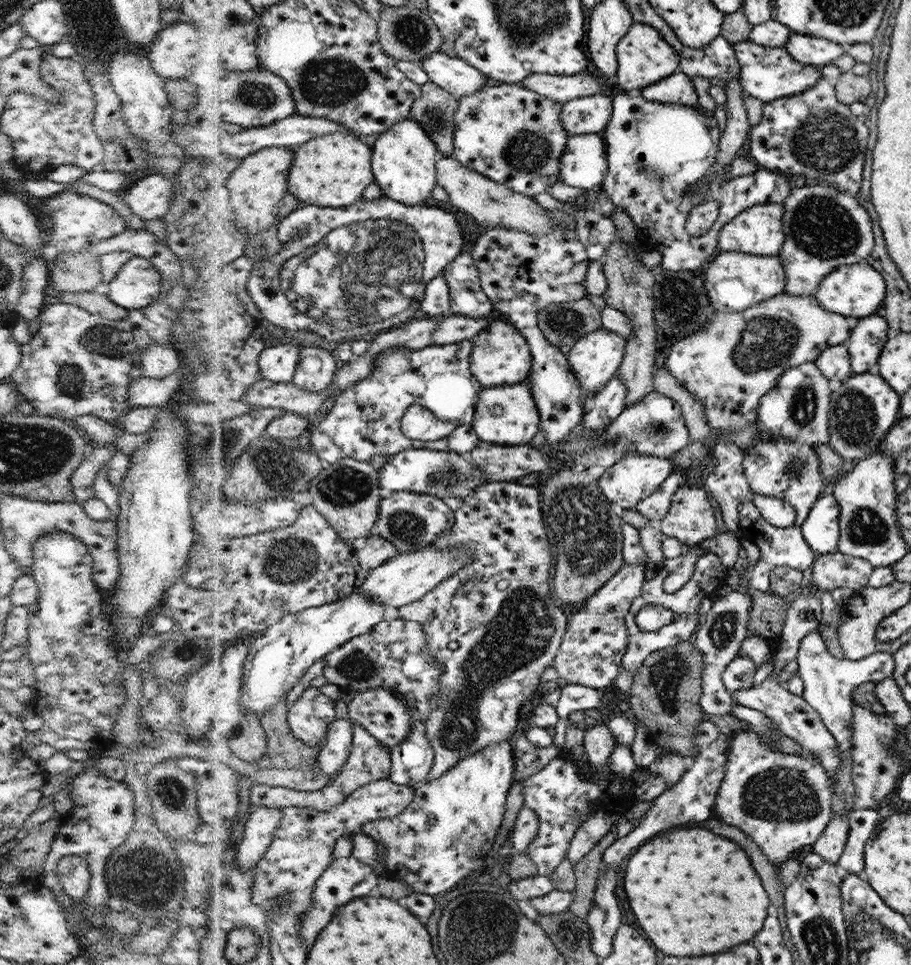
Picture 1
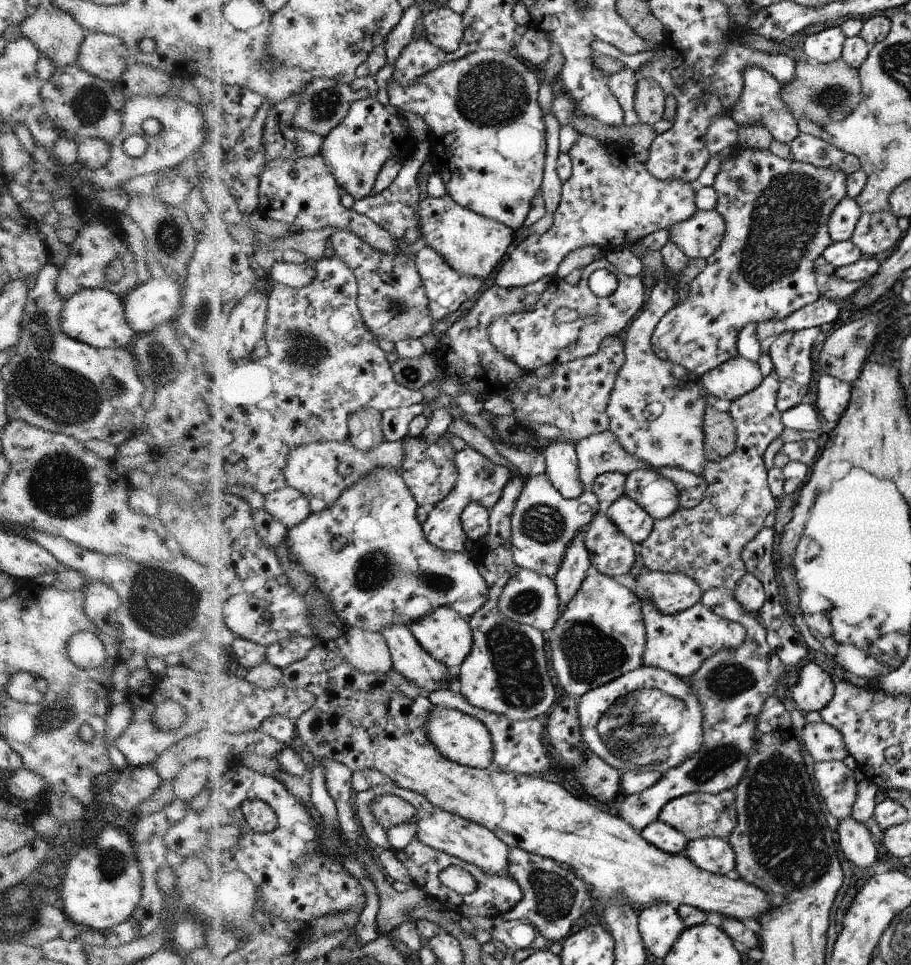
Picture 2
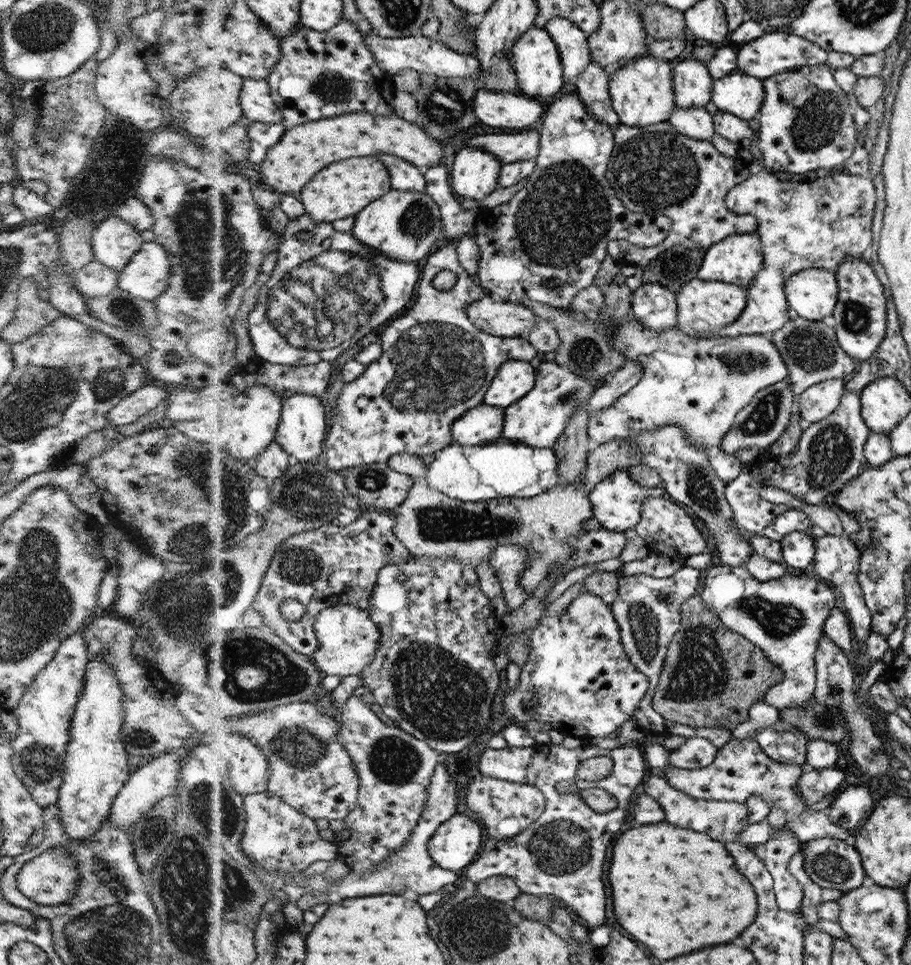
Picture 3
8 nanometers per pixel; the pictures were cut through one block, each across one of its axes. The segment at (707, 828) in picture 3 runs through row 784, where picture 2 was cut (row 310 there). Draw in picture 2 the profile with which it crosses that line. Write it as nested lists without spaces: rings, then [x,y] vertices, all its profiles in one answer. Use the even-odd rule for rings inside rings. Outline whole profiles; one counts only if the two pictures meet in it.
[[[656,275],[656,283],[648,296],[648,302],[627,326],[625,333],[626,360],[615,378],[615,388],[607,406],[610,418],[610,430],[617,436],[619,443],[635,457],[650,463],[654,469],[662,467],[676,467],[688,472],[701,475],[707,464],[706,434],[704,422],[708,406],[706,405],[706,390],[700,384],[700,378],[688,374],[688,369],[682,366],[663,361],[652,350],[651,338],[659,322],[675,308],[678,294],[668,284],[664,276]]]

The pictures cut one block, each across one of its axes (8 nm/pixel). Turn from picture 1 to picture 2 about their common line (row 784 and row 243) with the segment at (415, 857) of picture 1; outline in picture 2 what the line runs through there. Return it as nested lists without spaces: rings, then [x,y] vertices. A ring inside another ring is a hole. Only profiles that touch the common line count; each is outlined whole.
[[[448,194],[442,198],[429,196],[421,202],[419,206],[419,215],[421,216],[421,230],[423,231],[423,240],[421,245],[434,247],[438,252],[444,255],[444,258],[460,272],[461,275],[476,277],[484,281],[490,272],[500,264],[500,260],[506,256],[506,248],[512,244],[516,232],[503,223],[495,219],[489,219],[476,214],[467,208],[461,207],[452,195]]]

